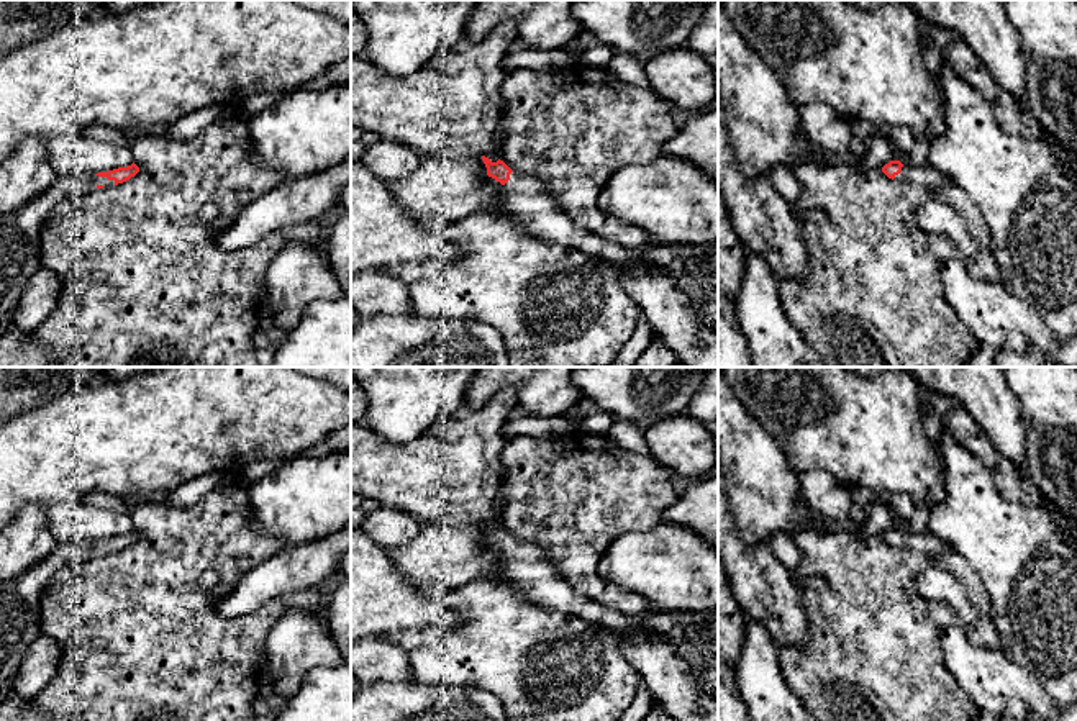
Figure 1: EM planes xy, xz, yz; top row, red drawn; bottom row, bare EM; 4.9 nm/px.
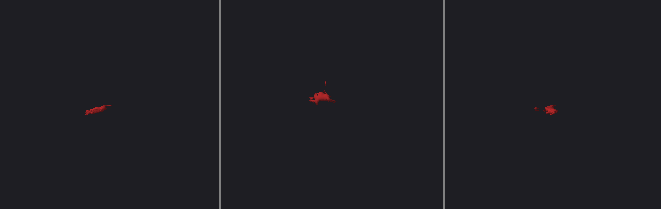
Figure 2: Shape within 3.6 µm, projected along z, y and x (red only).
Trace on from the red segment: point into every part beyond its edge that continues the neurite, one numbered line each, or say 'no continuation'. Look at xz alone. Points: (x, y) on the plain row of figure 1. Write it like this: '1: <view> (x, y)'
1: xz (453, 469)
2: xz (527, 569)

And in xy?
1: xy (20, 597)

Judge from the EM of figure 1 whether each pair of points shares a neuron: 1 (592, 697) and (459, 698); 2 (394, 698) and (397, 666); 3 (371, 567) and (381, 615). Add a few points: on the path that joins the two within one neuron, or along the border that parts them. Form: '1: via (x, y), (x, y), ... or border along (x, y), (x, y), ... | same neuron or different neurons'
1: border along (461, 685), (482, 687), (502, 703) | different neurons
2: border along (407, 679), (400, 682), (371, 682), (368, 685) | different neurons
3: via (371, 579), (371, 597), (377, 603) | same neuron

